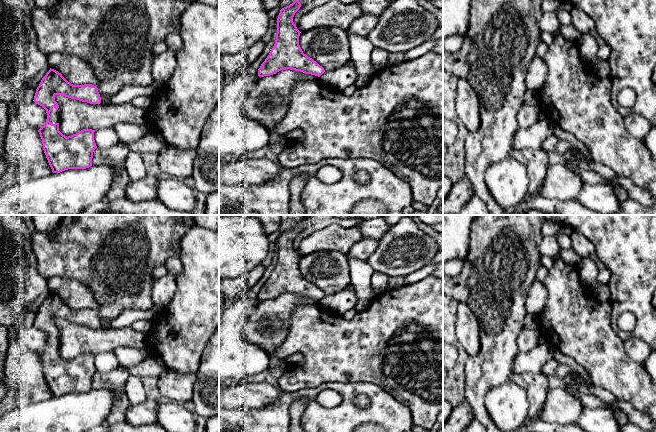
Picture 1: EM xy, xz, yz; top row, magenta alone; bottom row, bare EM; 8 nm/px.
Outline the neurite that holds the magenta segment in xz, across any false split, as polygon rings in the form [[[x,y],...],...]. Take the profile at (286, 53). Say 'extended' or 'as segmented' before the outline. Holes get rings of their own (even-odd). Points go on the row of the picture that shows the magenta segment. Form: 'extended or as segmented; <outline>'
as segmented; [[[295,0],[280,10],[277,18],[277,33],[273,48],[258,69],[258,76],[270,76],[281,70],[291,69],[320,77],[324,68],[303,53],[299,45],[300,31],[293,22],[301,3]]]

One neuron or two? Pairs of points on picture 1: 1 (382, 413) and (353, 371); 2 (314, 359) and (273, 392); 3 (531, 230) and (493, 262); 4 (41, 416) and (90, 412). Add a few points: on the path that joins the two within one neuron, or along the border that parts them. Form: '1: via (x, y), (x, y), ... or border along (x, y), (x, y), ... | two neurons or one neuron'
1: border along (337, 382), (371, 382), (382, 389) | two neurons
2: border along (278, 386), (284, 391) | two neurons
3: via (522, 233), (502, 253) | one neuron
4: via (53, 416), (69, 416), (78, 412) | one neuron

